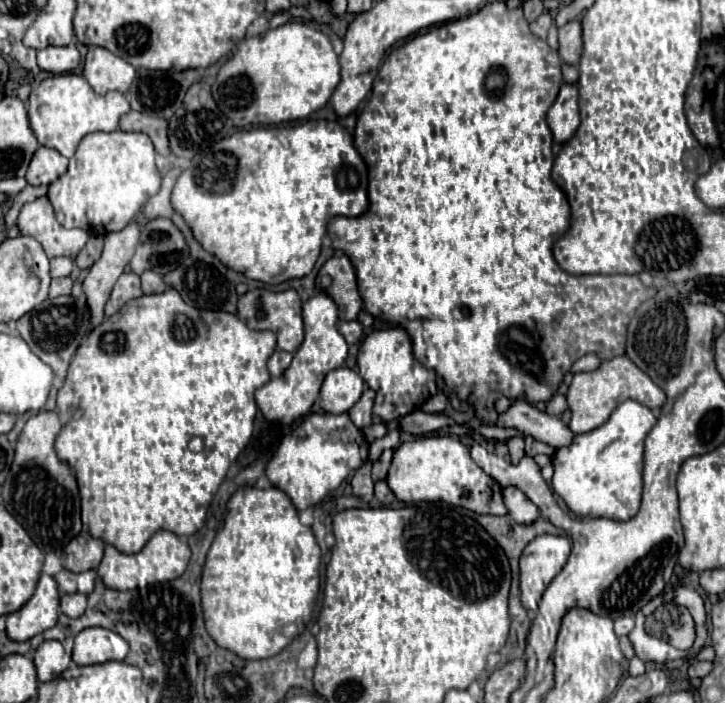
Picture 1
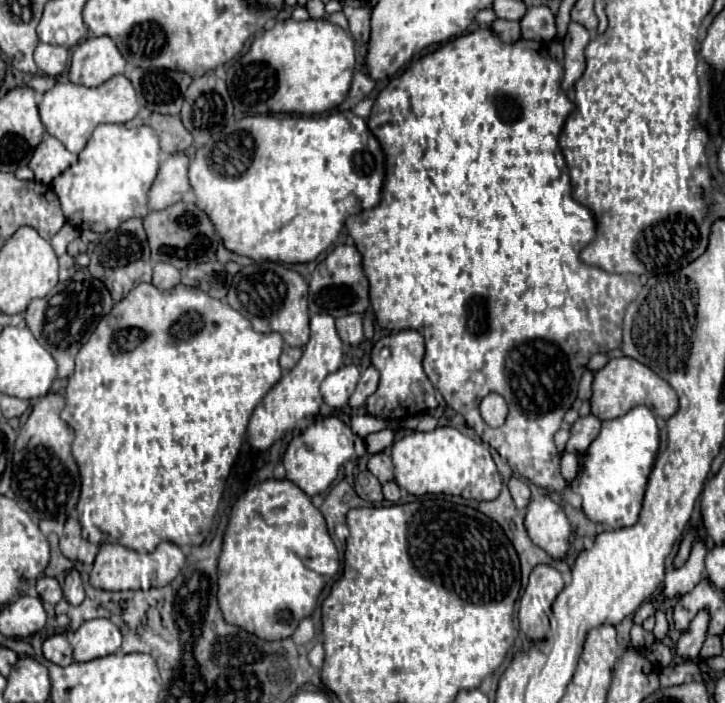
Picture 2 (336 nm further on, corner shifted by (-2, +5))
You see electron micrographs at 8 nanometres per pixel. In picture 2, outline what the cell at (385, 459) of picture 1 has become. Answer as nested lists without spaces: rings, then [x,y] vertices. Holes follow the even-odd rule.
[[[381,451],[381,453],[371,455],[369,461],[367,461],[367,469],[369,469],[381,483],[391,481],[391,479],[393,479],[393,461],[391,461],[389,451]]]

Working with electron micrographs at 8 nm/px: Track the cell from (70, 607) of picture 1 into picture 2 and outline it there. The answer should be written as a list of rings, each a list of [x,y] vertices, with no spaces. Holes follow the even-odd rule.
[[[71,569],[65,577],[63,583],[63,597],[71,603],[71,605],[79,605],[85,599],[85,591],[83,591],[83,583],[81,583],[81,575],[77,569]]]

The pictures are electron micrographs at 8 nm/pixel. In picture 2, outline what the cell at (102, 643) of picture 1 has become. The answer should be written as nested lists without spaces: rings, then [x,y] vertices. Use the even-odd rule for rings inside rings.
[[[91,619],[73,633],[71,647],[77,663],[105,657],[121,647],[121,631],[109,619]]]

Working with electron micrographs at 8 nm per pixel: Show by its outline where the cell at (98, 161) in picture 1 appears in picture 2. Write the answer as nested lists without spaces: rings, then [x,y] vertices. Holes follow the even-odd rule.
[[[97,125],[85,149],[79,153],[78,162],[56,177],[51,187],[61,201],[65,219],[77,229],[89,229],[93,233],[107,233],[131,217],[145,217],[149,213],[147,193],[155,181],[161,161],[161,147],[157,133],[151,127],[127,129],[125,125]]]

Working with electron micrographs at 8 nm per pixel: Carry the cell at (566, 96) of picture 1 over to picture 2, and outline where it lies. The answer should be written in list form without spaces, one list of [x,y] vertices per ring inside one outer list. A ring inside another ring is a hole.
[[[569,23],[569,31],[563,37],[565,45],[565,61],[563,61],[563,89],[571,89],[573,83],[583,75],[585,69],[585,47],[589,43],[591,33],[579,25],[579,23]]]

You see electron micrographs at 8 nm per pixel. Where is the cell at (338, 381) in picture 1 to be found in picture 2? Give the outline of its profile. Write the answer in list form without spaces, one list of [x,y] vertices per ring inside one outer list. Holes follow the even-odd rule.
[[[355,364],[343,365],[335,373],[327,375],[321,383],[321,395],[325,403],[333,409],[345,407],[351,393],[355,391],[357,381],[359,381],[359,369]]]

